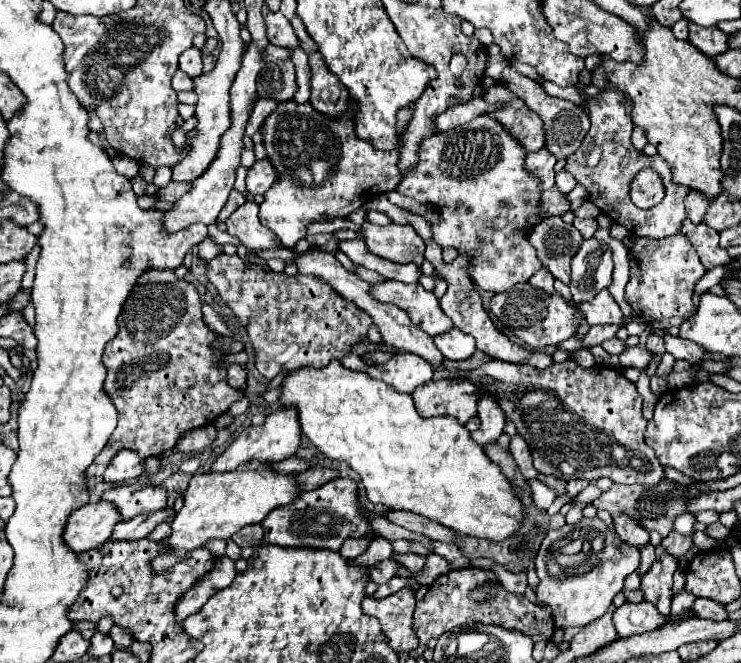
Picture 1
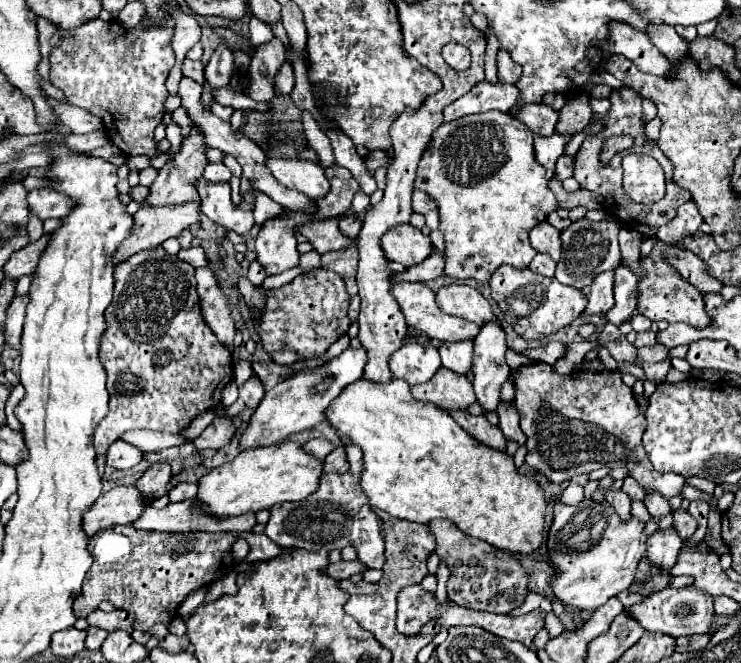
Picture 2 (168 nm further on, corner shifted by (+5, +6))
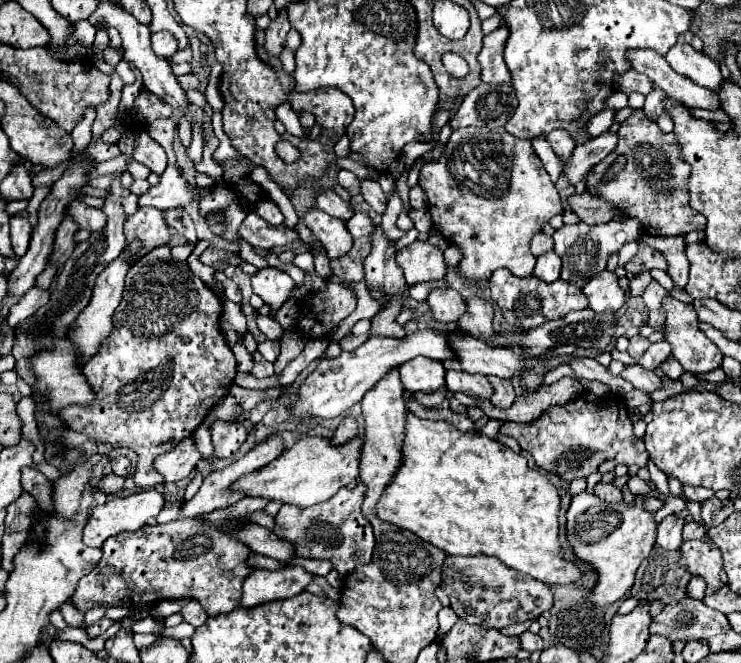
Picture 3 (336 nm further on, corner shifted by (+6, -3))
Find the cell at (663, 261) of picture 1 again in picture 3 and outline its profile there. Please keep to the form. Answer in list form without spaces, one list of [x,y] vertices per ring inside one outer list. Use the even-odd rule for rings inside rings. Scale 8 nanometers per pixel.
[[[671,295],[665,297],[663,301],[663,311],[667,315],[667,333],[665,333],[665,339],[671,343],[671,351],[673,351],[673,357],[683,365],[685,371],[689,373],[709,373],[713,369],[719,369],[721,367],[721,357],[723,353],[717,349],[715,343],[711,343],[699,329],[697,329],[697,323],[699,319],[695,317],[695,311],[691,305],[685,305],[681,301],[675,301]]]

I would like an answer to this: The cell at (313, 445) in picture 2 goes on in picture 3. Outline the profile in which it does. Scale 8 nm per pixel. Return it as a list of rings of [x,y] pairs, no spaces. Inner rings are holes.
[[[345,417],[343,423],[337,427],[337,433],[335,433],[335,437],[333,437],[333,443],[337,443],[337,445],[347,443],[347,441],[351,441],[357,433],[359,433],[357,421],[355,421],[353,417]]]

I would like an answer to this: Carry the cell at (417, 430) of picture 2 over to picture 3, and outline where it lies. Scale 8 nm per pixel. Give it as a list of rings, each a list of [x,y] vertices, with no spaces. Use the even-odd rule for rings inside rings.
[[[407,413],[407,437],[405,437],[405,447],[403,447],[403,465],[399,467],[397,475],[393,477],[393,481],[387,485],[385,493],[381,495],[379,503],[377,503],[377,515],[379,519],[387,521],[387,523],[395,523],[397,527],[403,527],[403,529],[409,529],[411,533],[419,535],[423,541],[443,549],[447,555],[463,555],[463,557],[473,557],[477,553],[481,555],[487,555],[487,557],[497,557],[501,563],[505,563],[509,569],[515,569],[519,573],[525,573],[545,585],[569,585],[569,583],[577,583],[581,577],[583,577],[583,571],[579,567],[575,567],[573,561],[565,561],[563,557],[559,557],[561,553],[561,543],[559,543],[559,521],[557,521],[557,515],[559,515],[559,505],[561,505],[561,499],[559,499],[559,491],[557,487],[539,471],[535,469],[529,469],[527,465],[527,459],[521,455],[521,453],[513,453],[509,447],[497,443],[497,441],[491,441],[487,435],[483,435],[481,431],[473,431],[473,433],[461,433],[459,429],[451,427],[449,423],[443,423],[443,421],[427,421],[427,419],[419,419],[411,413]]]

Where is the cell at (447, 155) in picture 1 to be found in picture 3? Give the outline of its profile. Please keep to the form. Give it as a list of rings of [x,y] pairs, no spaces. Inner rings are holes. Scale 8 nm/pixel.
[[[489,127],[455,129],[445,145],[445,153],[439,163],[427,163],[421,167],[419,185],[429,197],[429,213],[435,229],[453,245],[463,251],[459,273],[467,279],[489,279],[495,269],[509,269],[517,277],[533,273],[535,257],[529,251],[529,241],[541,227],[563,211],[559,191],[555,189],[541,159],[535,155],[531,141],[515,139],[511,133]]]

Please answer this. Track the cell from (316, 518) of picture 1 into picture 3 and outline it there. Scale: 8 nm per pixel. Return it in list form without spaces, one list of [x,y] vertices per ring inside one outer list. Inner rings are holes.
[[[357,483],[355,489],[339,489],[337,495],[331,499],[317,503],[315,507],[287,507],[283,505],[275,517],[275,535],[287,539],[295,545],[301,557],[309,559],[327,559],[333,567],[347,575],[357,565],[365,565],[371,561],[375,539],[371,523],[361,513],[363,503],[363,483]]]

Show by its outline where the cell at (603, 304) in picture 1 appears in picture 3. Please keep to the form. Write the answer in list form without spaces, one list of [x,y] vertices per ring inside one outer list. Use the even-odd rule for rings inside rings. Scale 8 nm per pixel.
[[[601,271],[599,275],[593,275],[585,287],[583,293],[589,299],[589,307],[597,313],[611,309],[611,311],[619,311],[625,305],[625,293],[619,287],[617,275],[611,271]]]

